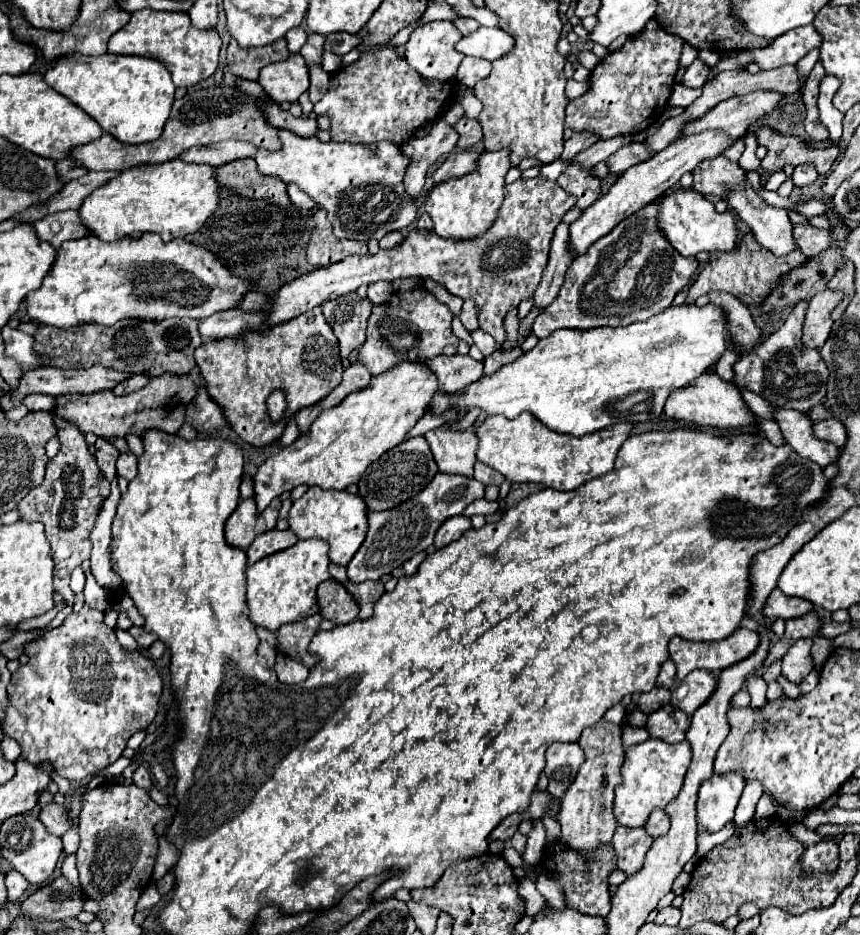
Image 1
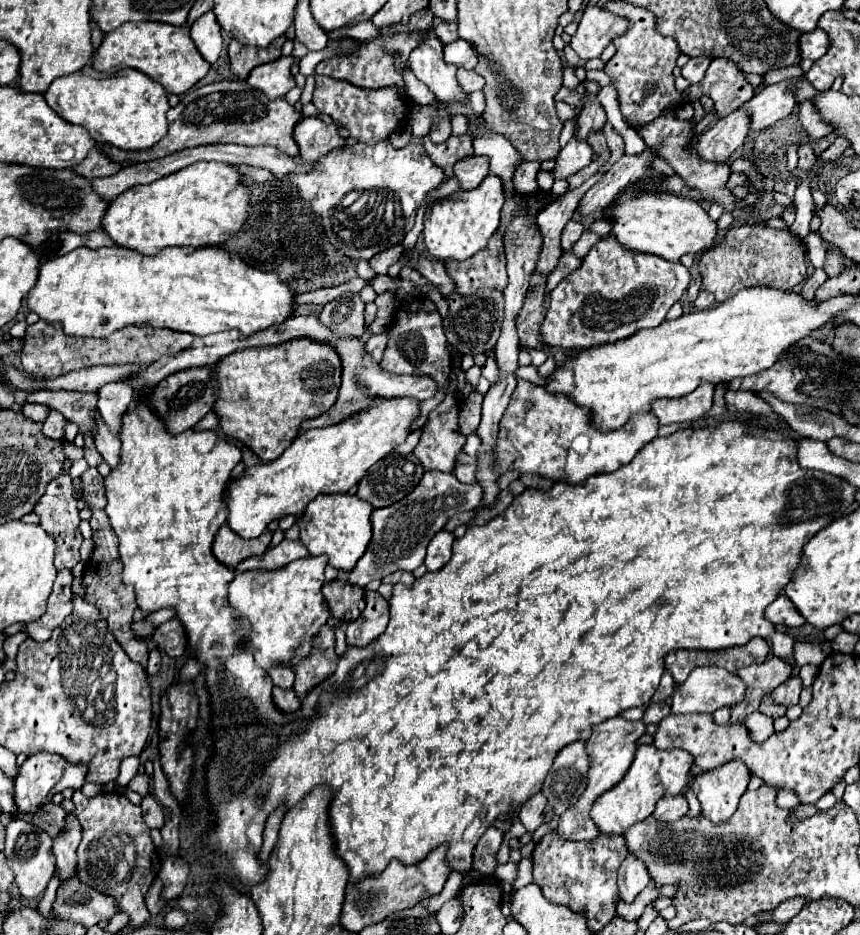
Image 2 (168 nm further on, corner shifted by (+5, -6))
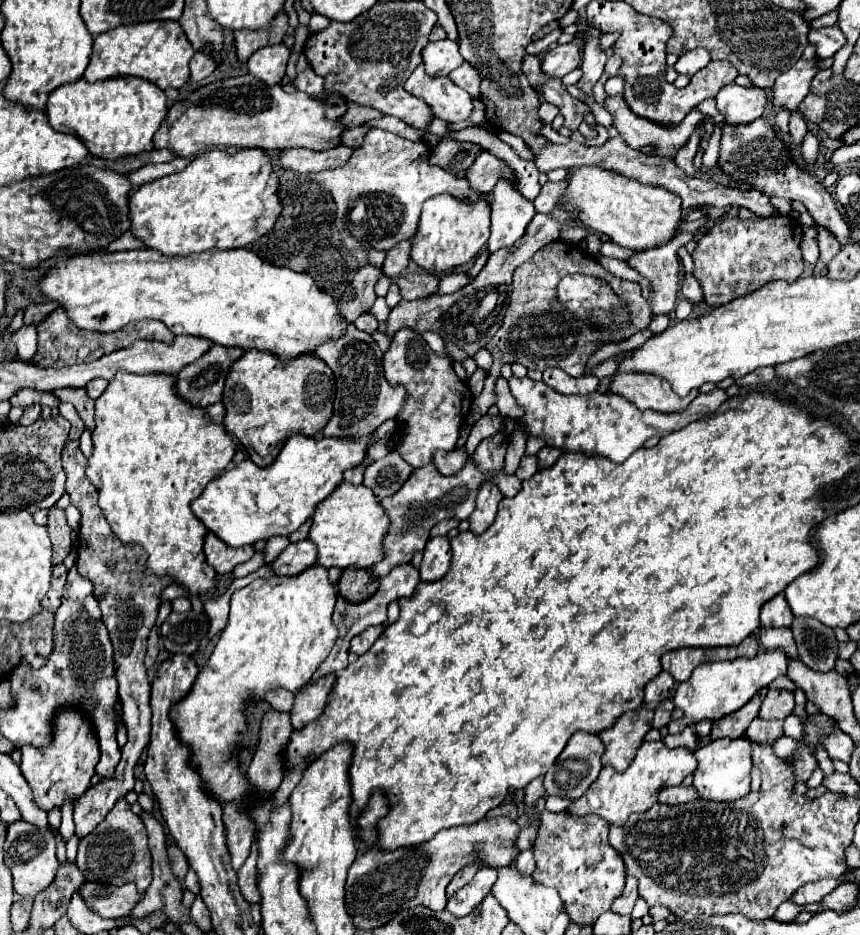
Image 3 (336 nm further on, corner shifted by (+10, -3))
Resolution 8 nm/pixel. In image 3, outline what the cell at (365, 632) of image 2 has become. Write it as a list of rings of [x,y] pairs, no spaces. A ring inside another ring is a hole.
[[[380,624],[380,626],[368,626],[364,632],[360,632],[358,636],[352,638],[352,642],[350,642],[350,652],[354,652],[354,654],[364,654],[364,652],[368,652],[370,646],[376,642],[376,638],[382,634],[382,630],[384,630],[382,624]]]

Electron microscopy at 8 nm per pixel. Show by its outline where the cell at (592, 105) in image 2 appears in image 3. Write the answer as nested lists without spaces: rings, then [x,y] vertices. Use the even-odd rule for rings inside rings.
[[[586,26],[586,34],[588,34],[588,40],[586,40],[586,46],[584,46],[584,52],[582,52],[582,66],[580,66],[580,70],[582,70],[584,74],[582,74],[582,78],[576,82],[576,86],[578,86],[586,96],[592,96],[592,88],[594,88],[594,84],[600,80],[608,56],[598,48],[600,30],[596,30],[596,28],[592,28],[592,26]]]

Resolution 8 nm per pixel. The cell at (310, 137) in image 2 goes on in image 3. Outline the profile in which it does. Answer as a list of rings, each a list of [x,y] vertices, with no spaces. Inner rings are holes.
[[[358,126],[358,128],[344,130],[342,136],[340,136],[340,144],[342,146],[348,146],[348,148],[360,148],[362,142],[364,142],[364,134],[366,132],[368,132],[366,126]]]

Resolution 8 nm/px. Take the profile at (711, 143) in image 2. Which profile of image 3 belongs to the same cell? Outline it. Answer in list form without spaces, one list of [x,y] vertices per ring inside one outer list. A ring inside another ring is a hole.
[[[738,84],[724,86],[716,96],[716,108],[724,116],[722,124],[742,126],[762,116],[768,102],[768,92],[760,88],[742,88]]]

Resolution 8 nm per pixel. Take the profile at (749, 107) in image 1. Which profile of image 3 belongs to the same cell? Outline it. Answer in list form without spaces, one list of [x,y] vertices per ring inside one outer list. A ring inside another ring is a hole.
[[[816,58],[814,60],[798,60],[788,72],[782,72],[770,90],[772,106],[796,110],[798,104],[808,94],[810,82],[816,72],[818,72]]]

